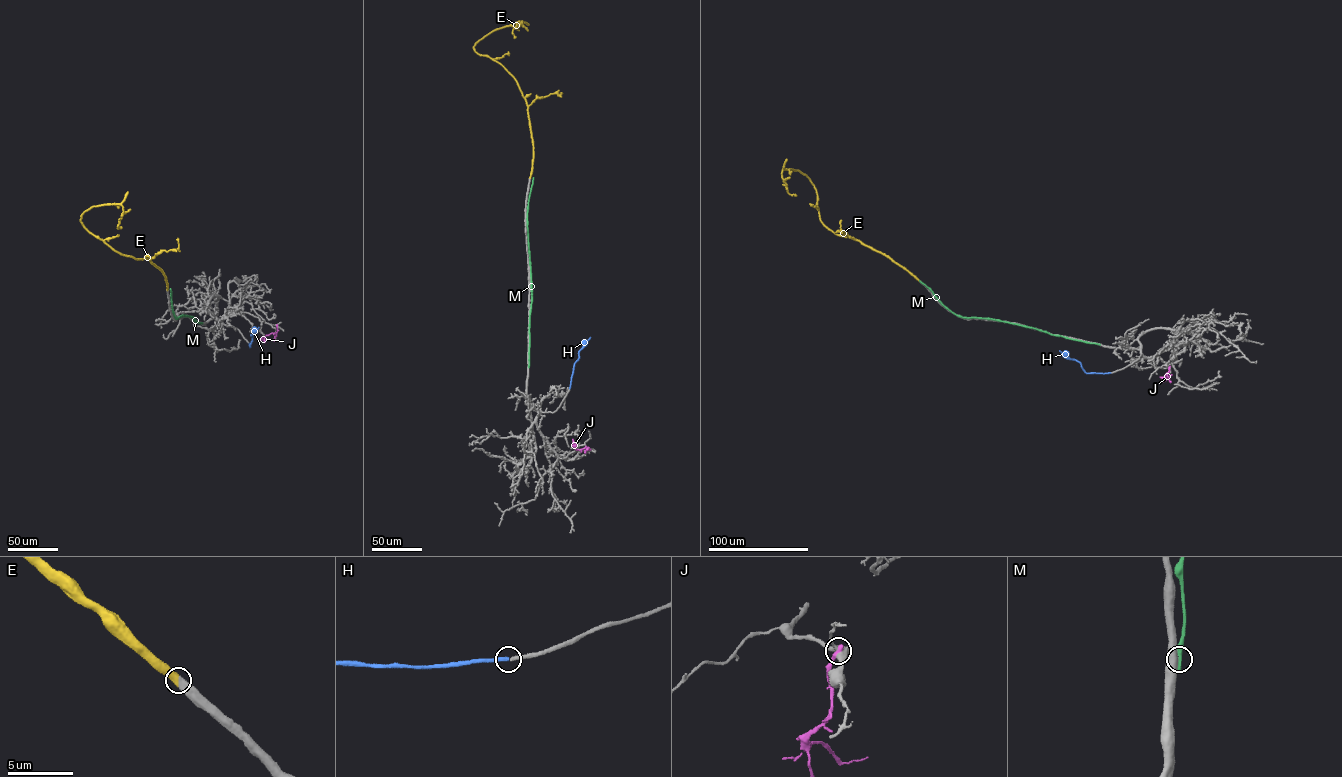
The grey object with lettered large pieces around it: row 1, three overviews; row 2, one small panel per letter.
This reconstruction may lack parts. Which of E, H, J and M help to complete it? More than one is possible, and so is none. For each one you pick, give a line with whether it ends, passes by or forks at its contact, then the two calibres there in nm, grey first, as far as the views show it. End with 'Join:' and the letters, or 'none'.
E: it ends | 600/550 nm
H: it ends | 260/320 nm
Join: E, H

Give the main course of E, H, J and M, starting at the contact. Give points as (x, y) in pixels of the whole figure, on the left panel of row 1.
E: (167, 289), (164, 273), (150, 260), (112, 249), (85, 227), (81, 217), (93, 206), (121, 204), (121, 228)
H: (249, 343), (250, 347), (251, 335), (259, 327)
J: (277, 325), (275, 332), (260, 339)
M: (202, 323), (190, 316), (175, 317), (170, 288)

